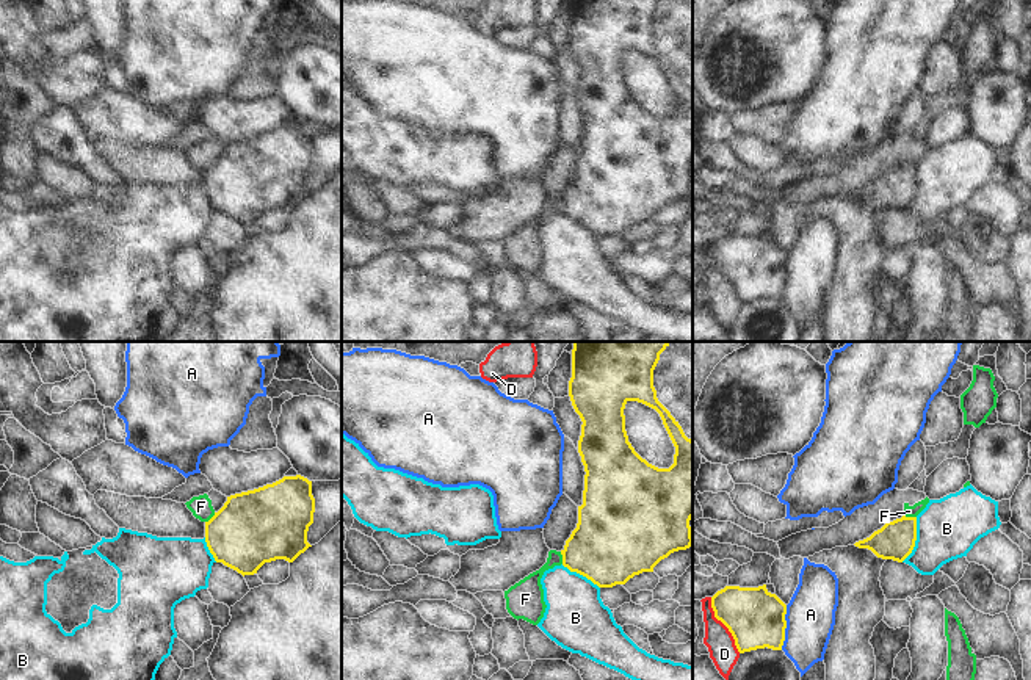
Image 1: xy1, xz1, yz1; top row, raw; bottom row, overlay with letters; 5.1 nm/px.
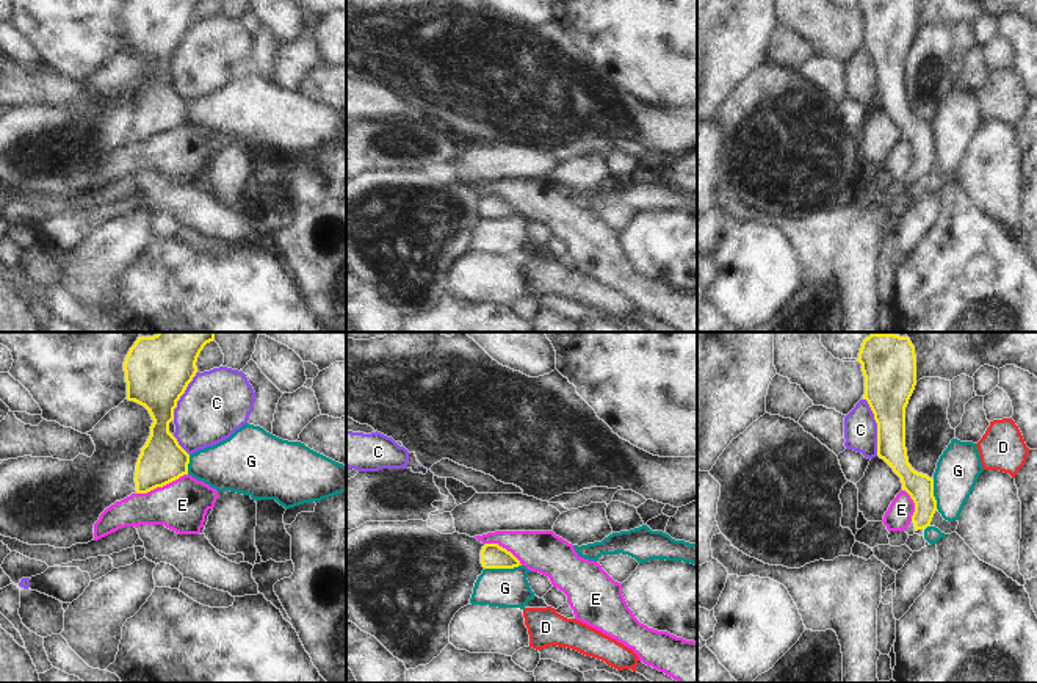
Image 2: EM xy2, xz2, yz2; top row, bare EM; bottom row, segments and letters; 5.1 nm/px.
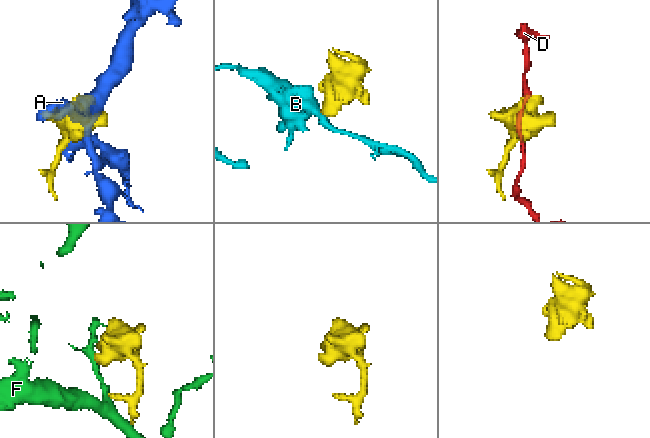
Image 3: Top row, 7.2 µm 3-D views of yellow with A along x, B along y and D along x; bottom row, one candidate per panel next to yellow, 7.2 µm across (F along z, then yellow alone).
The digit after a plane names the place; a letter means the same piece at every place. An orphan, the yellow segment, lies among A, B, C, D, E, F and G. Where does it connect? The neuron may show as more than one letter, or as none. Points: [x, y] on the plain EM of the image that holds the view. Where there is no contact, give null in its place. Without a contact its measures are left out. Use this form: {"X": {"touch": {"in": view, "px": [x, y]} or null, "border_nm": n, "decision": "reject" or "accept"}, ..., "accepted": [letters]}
{"A": {"touch": {"in": "yz1", "px": [785, 276]}, "border_nm": 240, "decision": "reject"}, "B": {"touch": {"in": "yz1", "px": [915, 188]}, "border_nm": 240, "decision": "reject"}, "C": {"touch": {"in": "yz2", "px": [878, 75]}, "border_nm": 300, "decision": "reject"}, "D": {"touch": {"in": "yz1", "px": [724, 273]}, "border_nm": 320, "decision": "reject"}, "E": {"touch": {"in": "xy2", "px": [162, 135]}, "border_nm": 280, "decision": "reject"}, "F": {"touch": {"in": "yz1", "px": [909, 166]}, "border_nm": 70, "decision": "reject"}, "G": {"touch": {"in": "xz2", "px": [502, 216]}, "border_nm": 190, "decision": "reject"}, "accepted": []}

